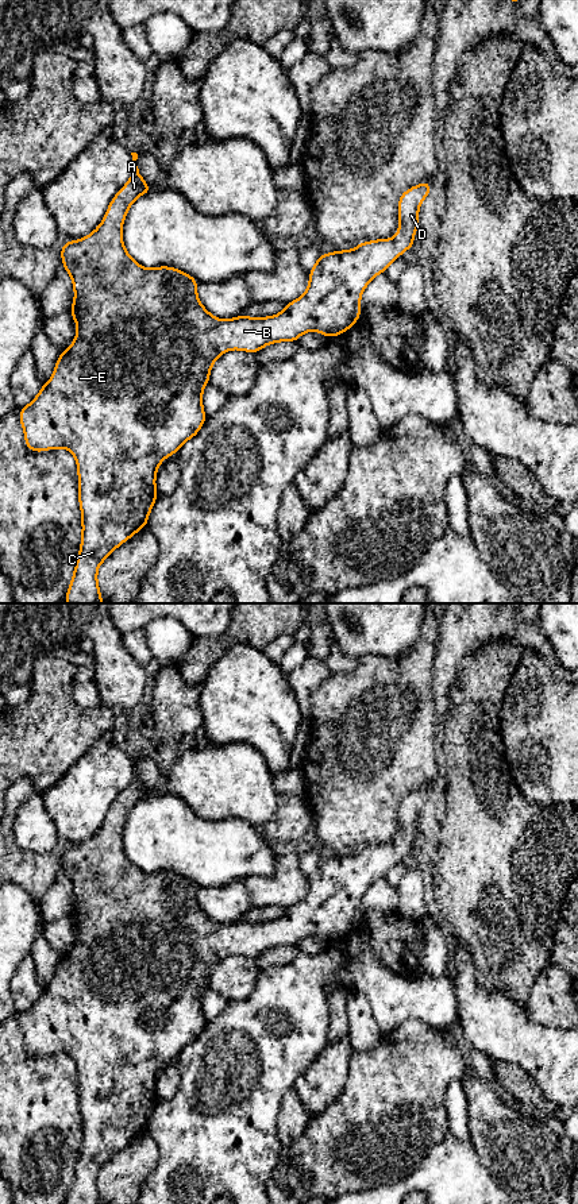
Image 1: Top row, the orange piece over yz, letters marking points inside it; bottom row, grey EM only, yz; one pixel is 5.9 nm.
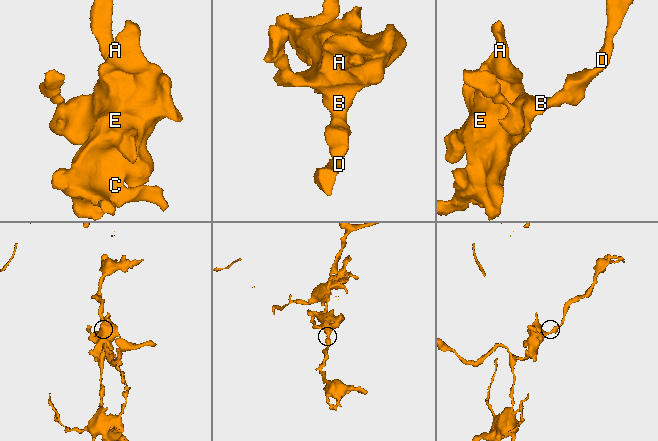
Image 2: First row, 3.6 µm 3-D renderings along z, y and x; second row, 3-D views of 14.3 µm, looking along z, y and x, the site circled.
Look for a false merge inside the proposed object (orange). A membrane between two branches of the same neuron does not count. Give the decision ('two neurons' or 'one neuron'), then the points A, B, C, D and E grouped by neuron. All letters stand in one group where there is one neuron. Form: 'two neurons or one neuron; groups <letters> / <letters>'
one neuron; groups A B C D E

